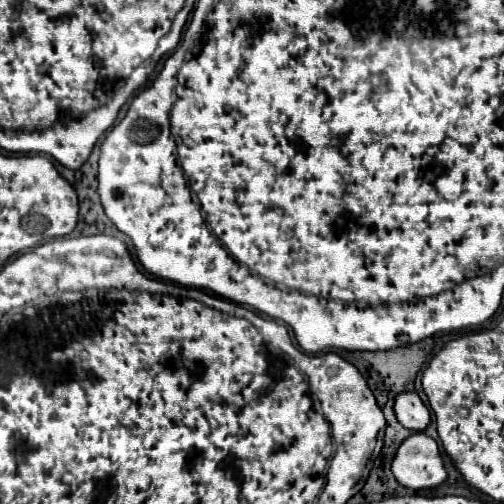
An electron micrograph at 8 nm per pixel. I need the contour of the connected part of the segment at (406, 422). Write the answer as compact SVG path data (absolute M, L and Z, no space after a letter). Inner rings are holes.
M402 391L394 397L394 415L400 425L414 431L424 429L430 423L430 413L414 391Z

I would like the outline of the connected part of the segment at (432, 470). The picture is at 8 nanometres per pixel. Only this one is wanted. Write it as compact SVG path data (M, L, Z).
M424 433L406 437L394 455L392 473L400 485L410 489L440 485L446 479L446 471L436 441Z

